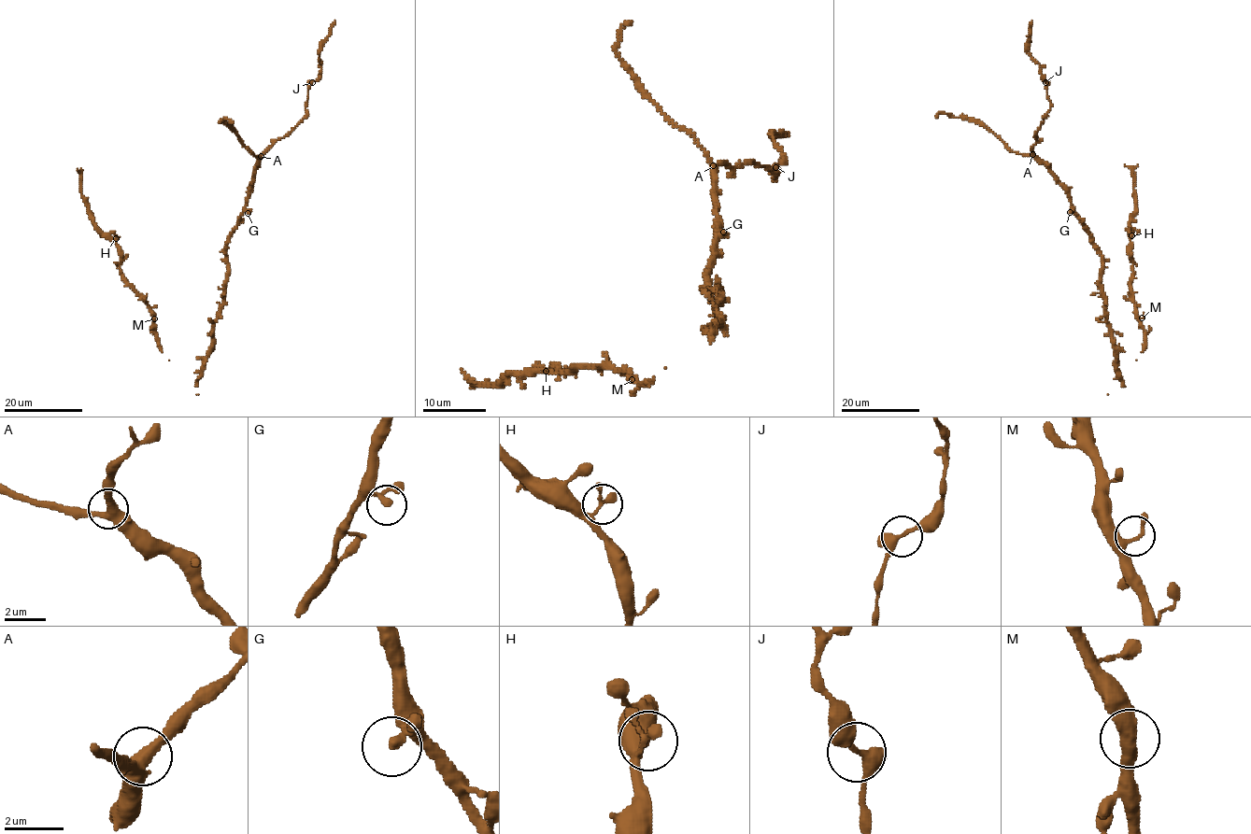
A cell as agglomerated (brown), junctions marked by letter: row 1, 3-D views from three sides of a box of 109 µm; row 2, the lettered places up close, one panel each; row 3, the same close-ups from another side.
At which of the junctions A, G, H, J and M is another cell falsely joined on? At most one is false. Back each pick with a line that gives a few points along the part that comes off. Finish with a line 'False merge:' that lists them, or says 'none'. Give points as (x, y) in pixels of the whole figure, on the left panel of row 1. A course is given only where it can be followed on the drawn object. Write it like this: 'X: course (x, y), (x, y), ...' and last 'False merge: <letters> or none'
False merge: none

